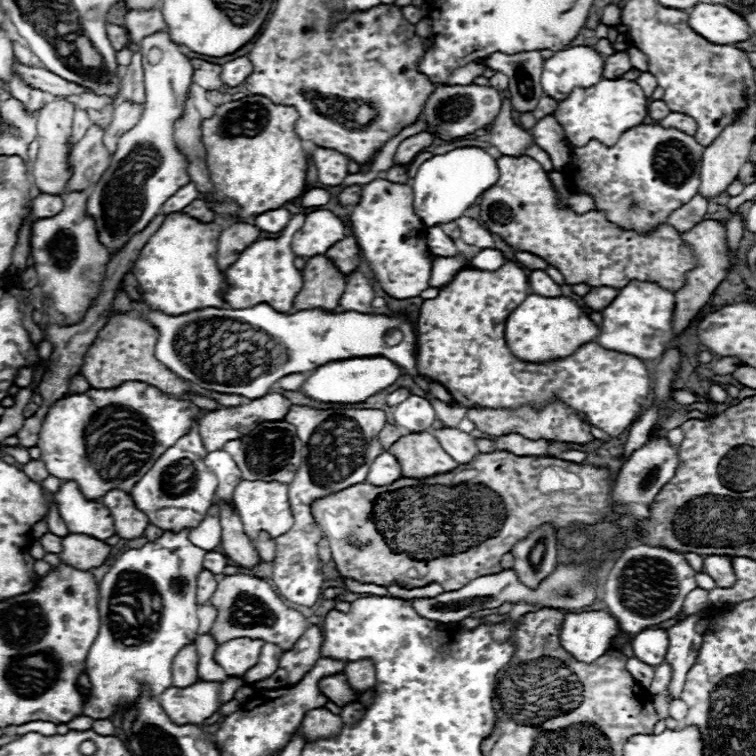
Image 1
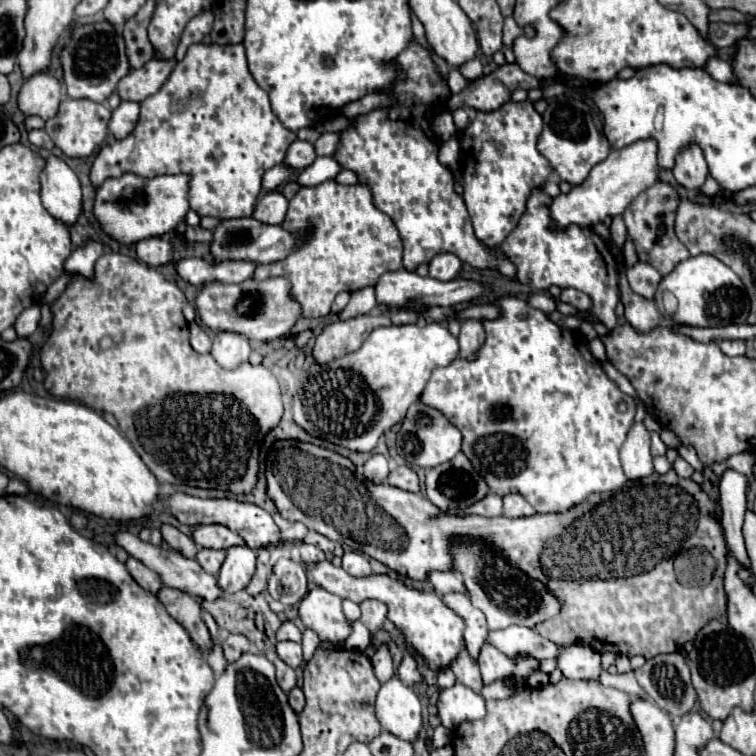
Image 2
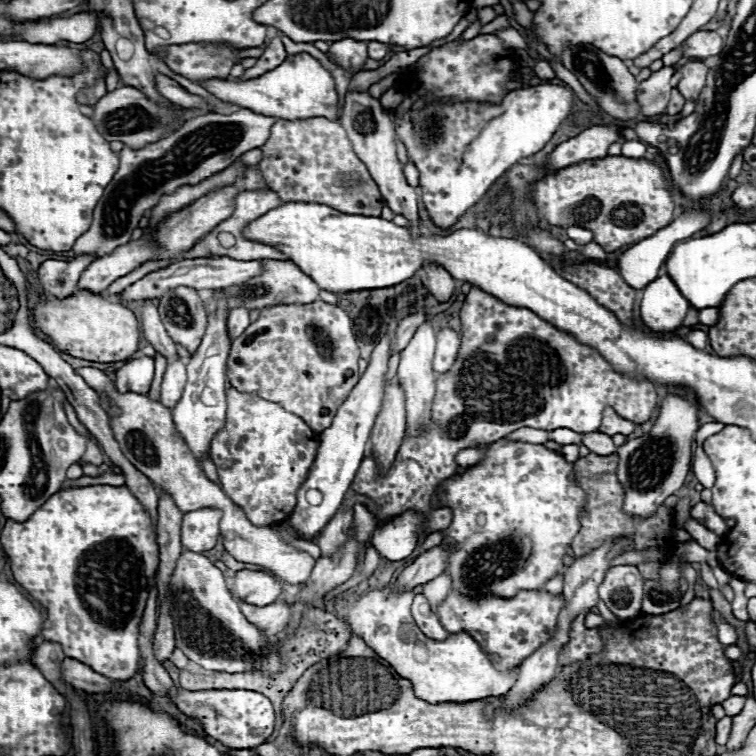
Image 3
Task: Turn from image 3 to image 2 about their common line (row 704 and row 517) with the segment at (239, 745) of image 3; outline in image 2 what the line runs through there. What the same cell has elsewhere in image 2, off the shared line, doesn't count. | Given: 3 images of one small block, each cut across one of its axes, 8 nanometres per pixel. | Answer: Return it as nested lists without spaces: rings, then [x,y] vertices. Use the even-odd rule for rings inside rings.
[[[178,492],[174,496],[162,496],[162,502],[170,508],[170,512],[182,524],[188,524],[188,526],[196,526],[196,524],[228,526],[232,532],[242,536],[246,546],[250,546],[254,550],[260,550],[264,546],[274,546],[274,548],[284,546],[280,540],[280,528],[276,526],[272,516],[256,504],[246,504],[246,502],[238,502],[238,500],[230,500],[230,498],[196,498],[196,496],[182,494],[182,492]]]

